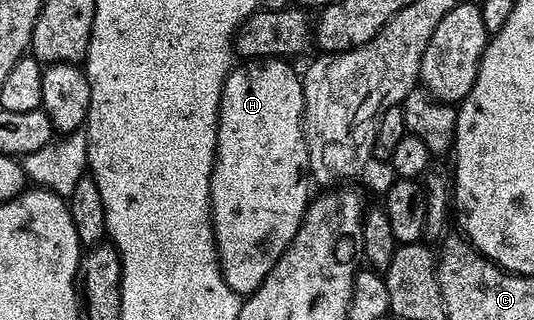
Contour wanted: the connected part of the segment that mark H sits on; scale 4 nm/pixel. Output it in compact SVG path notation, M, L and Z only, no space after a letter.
M259 58L256 60L245 60L234 65L225 81L225 91L221 97L219 108L219 124L217 125L217 159L213 165L211 176L211 208L213 209L213 239L217 241L217 259L221 262L221 271L227 280L227 284L237 294L248 296L254 294L267 280L267 272L283 256L283 252L291 244L291 240L299 232L301 221L305 215L305 209L309 207L311 193L311 175L309 172L309 153L305 143L305 101L303 100L303 88L301 78L292 70L288 61L280 58Z

